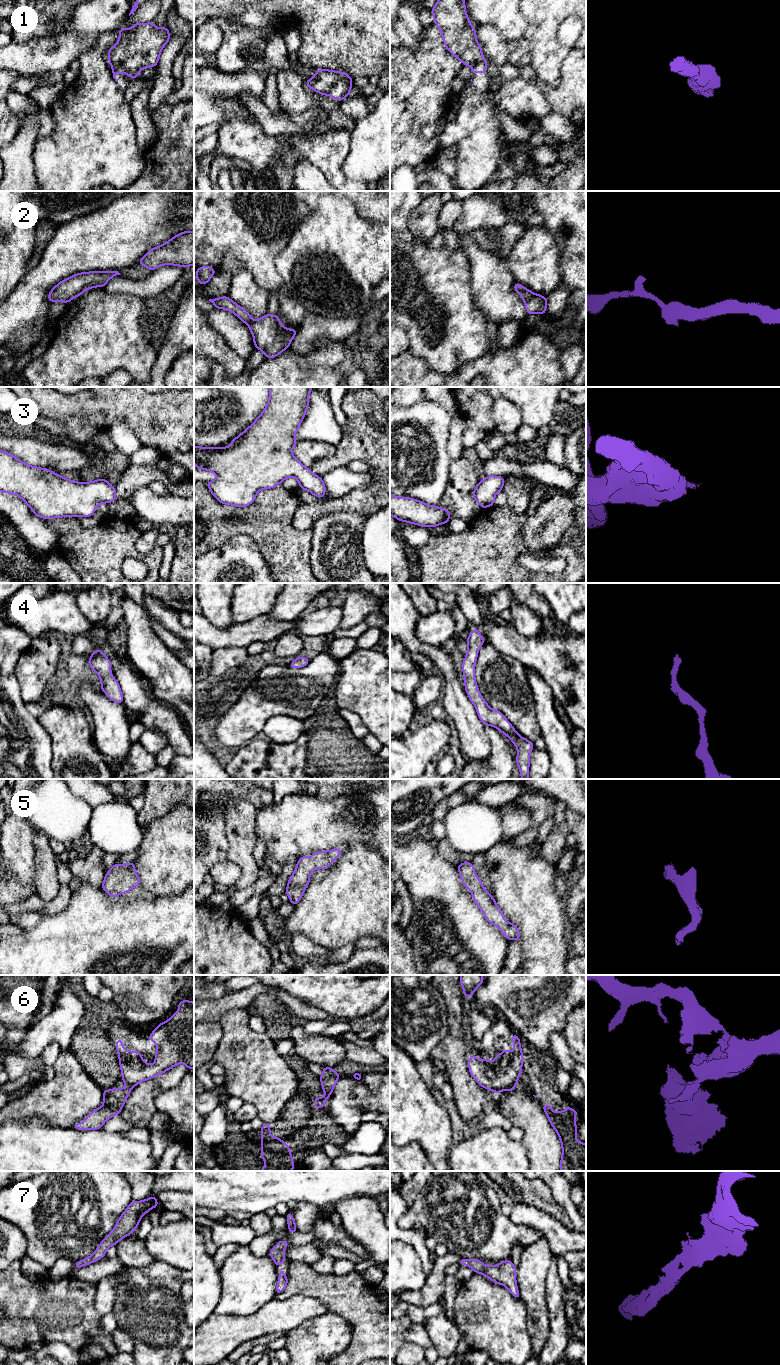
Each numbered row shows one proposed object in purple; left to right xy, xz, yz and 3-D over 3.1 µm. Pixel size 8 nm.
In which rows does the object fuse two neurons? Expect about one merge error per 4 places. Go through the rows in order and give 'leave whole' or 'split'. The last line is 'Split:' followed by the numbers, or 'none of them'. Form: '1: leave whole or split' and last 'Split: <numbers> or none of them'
1: leave whole
2: leave whole
3: leave whole
4: leave whole
5: leave whole
6: split
7: leave whole
Split: 6

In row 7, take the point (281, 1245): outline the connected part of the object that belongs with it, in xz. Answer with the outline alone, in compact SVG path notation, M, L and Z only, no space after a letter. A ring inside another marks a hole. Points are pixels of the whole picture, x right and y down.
M277 1241L277 1245L271 1249L268 1253L276 1266L280 1266L285 1261L285 1255L283 1251L289 1245L288 1241Z

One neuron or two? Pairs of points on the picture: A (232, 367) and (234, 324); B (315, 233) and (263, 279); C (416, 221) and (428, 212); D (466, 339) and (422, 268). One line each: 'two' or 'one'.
A: two
B: two
C: one
D: one

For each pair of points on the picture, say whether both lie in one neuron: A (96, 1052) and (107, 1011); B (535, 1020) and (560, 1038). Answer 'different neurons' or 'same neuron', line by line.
A: same neuron
B: different neurons

